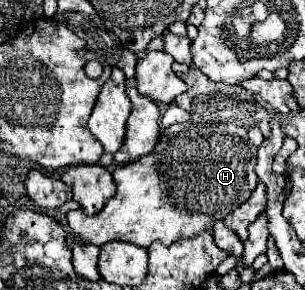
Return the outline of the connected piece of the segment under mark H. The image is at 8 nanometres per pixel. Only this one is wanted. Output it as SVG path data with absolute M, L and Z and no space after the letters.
M176 123L162 129L150 153L112 171L118 191L102 211L86 215L78 207L66 213L66 225L72 241L80 245L100 247L108 241L130 241L138 247L150 247L154 241L172 245L202 231L212 231L214 221L240 207L258 185L254 167L256 147L242 127Z

